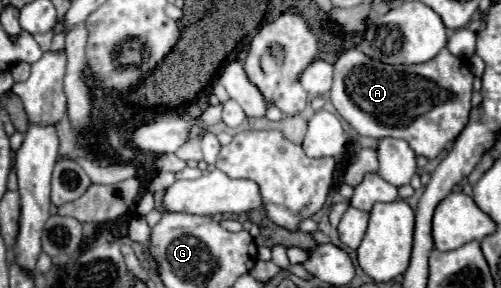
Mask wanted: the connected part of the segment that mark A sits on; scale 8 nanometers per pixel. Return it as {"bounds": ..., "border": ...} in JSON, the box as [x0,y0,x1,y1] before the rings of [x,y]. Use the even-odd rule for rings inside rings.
{"bounds":[330,49,472,157],"border":[[[442,49],[434,59],[420,65],[386,65],[368,59],[362,51],[344,51],[334,63],[334,83],[330,101],[336,111],[360,135],[382,139],[398,137],[408,141],[416,155],[438,157],[454,141],[470,115],[472,79],[466,61]],[[430,101],[438,101],[430,105]],[[416,111],[426,111],[416,117]]]}

